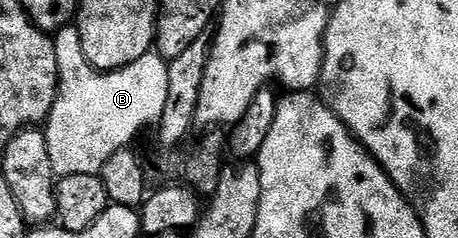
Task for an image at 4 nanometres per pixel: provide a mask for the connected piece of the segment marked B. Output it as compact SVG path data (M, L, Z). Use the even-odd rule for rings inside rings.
M75 25L56 31L54 41L60 91L46 123L52 170L57 179L75 174L99 175L114 152L129 149L151 122L159 123L166 89L165 59L150 52L121 70L101 72L86 60Z

